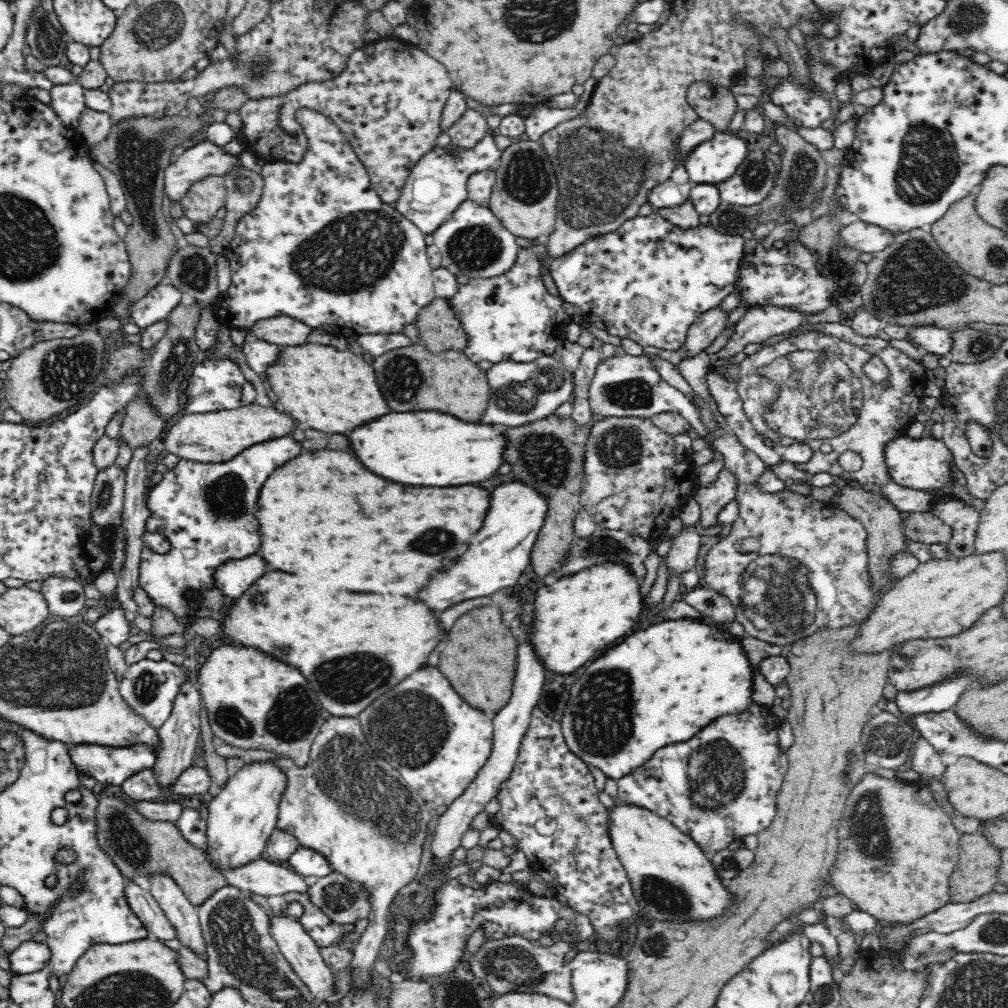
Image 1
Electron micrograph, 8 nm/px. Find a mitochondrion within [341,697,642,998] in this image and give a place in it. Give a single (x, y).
(514, 966)

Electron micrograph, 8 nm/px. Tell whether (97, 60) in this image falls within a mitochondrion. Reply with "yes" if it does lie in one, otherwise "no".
no

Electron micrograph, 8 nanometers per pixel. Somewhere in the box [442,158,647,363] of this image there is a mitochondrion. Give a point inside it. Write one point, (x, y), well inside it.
(475, 247)

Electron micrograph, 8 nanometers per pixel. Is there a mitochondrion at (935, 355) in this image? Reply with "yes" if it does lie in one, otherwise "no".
no

